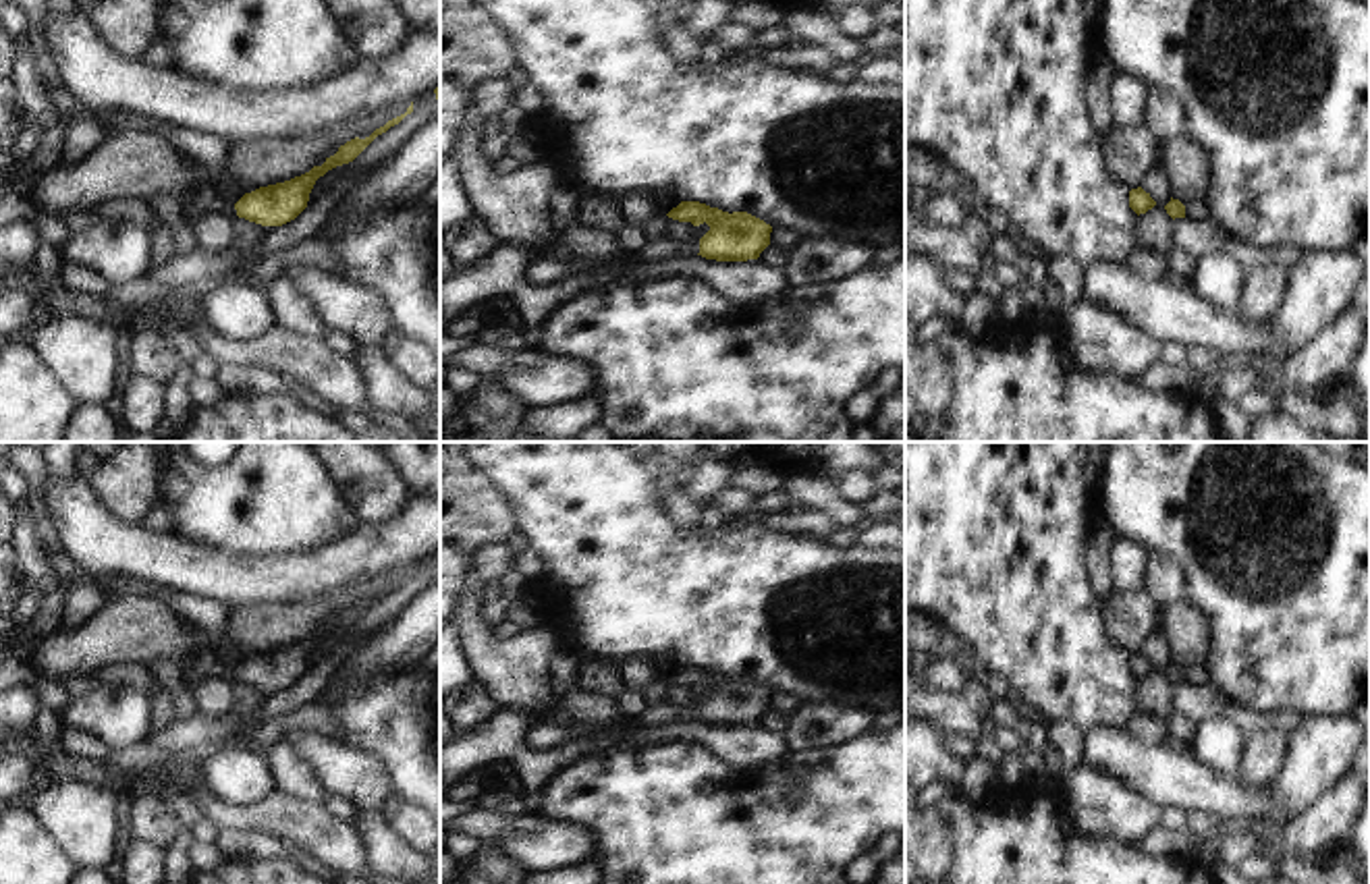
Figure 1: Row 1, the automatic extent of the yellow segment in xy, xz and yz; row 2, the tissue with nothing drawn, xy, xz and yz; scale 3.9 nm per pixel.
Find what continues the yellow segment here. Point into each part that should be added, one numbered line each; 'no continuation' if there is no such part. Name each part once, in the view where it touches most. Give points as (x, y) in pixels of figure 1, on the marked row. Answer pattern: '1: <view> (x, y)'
1: xz (661, 250)

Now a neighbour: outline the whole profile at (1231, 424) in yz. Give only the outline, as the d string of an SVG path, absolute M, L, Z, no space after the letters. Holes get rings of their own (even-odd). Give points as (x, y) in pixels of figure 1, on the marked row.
M1212 400L1216 427L1225 442L1248 442L1252 423L1237 411L1231 400Z

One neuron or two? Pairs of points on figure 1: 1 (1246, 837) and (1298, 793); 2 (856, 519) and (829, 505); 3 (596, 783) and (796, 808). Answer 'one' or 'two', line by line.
1: one
2: one
3: one

